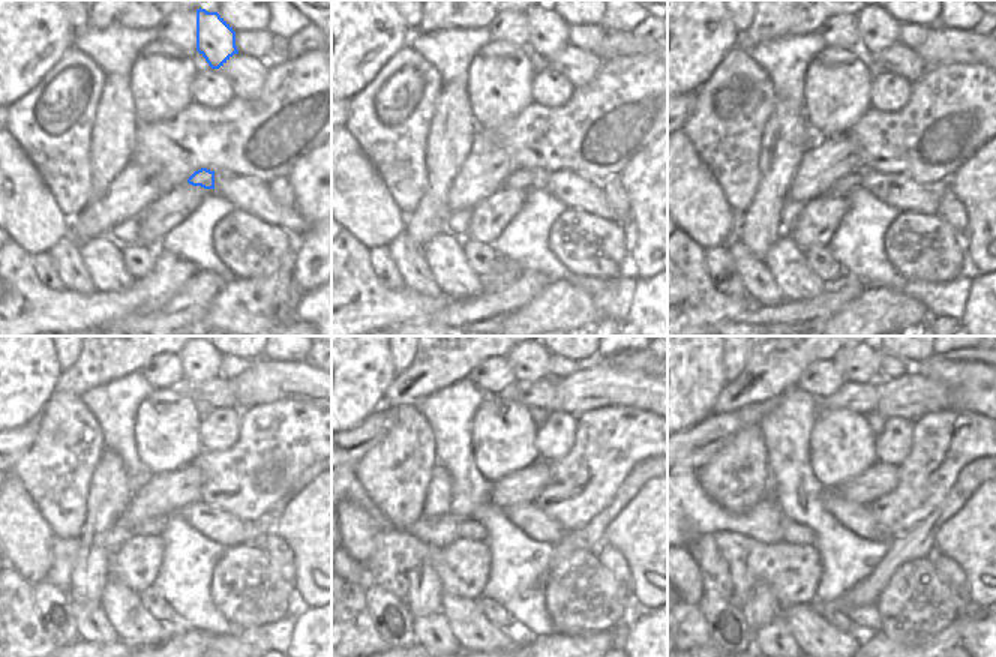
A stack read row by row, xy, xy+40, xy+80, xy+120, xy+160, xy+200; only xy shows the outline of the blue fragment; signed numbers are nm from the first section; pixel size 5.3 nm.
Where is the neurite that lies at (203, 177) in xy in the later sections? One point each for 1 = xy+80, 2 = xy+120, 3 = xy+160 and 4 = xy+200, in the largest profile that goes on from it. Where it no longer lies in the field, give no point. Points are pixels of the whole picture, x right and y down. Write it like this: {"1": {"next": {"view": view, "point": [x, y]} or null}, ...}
{"1": {"next": {"view": "xy+80", "point": [840, 188]}}, "2": {"next": {"view": "xy+120", "point": [155, 527]}}, "3": {"next": {"view": "xy+160", "point": [465, 530]}}, "4": {"next": {"view": "xy+200", "point": [792, 531]}}}

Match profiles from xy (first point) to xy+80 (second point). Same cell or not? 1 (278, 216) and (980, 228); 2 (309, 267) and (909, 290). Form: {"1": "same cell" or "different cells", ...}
{"1": "different cells", "2": "different cells"}

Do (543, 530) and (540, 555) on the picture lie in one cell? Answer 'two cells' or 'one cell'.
two cells

